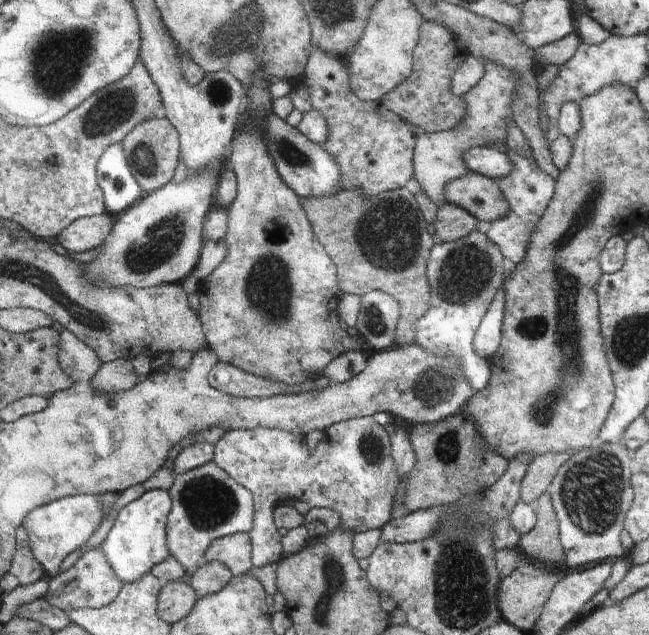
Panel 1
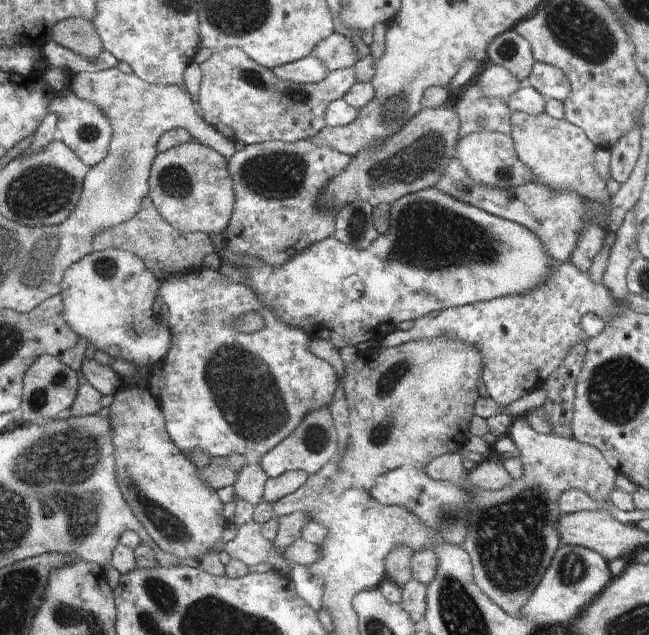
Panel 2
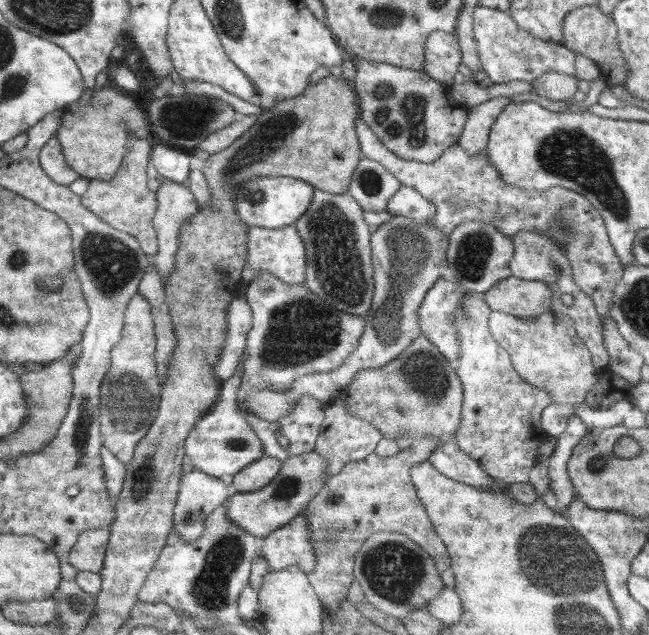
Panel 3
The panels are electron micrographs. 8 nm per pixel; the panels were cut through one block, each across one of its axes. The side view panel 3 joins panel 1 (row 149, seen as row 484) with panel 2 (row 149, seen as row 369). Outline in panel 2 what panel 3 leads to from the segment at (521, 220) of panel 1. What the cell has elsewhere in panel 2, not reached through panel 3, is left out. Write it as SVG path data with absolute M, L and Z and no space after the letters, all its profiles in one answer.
M499 132L467 134L459 139L455 157L460 162L460 166L468 172L468 176L484 186L505 189L524 186L528 182L538 183L538 180L532 176L532 170L528 170L528 166L524 166L524 162L520 162L514 148L514 142L509 134L500 134Z

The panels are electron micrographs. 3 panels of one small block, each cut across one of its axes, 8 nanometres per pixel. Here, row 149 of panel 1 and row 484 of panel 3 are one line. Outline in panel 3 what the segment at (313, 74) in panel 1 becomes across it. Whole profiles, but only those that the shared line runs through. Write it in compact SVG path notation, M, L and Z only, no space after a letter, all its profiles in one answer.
M424 435L421 440L413 440L409 449L402 449L394 456L381 457L374 452L364 460L347 462L336 476L326 479L322 489L307 504L304 517L310 525L316 566L306 576L325 609L336 611L339 604L347 600L350 582L354 580L354 555L362 543L378 531L408 536L434 560L444 587L454 588L448 550L434 530L410 476L410 467L428 460L428 455L438 446L435 438Z

